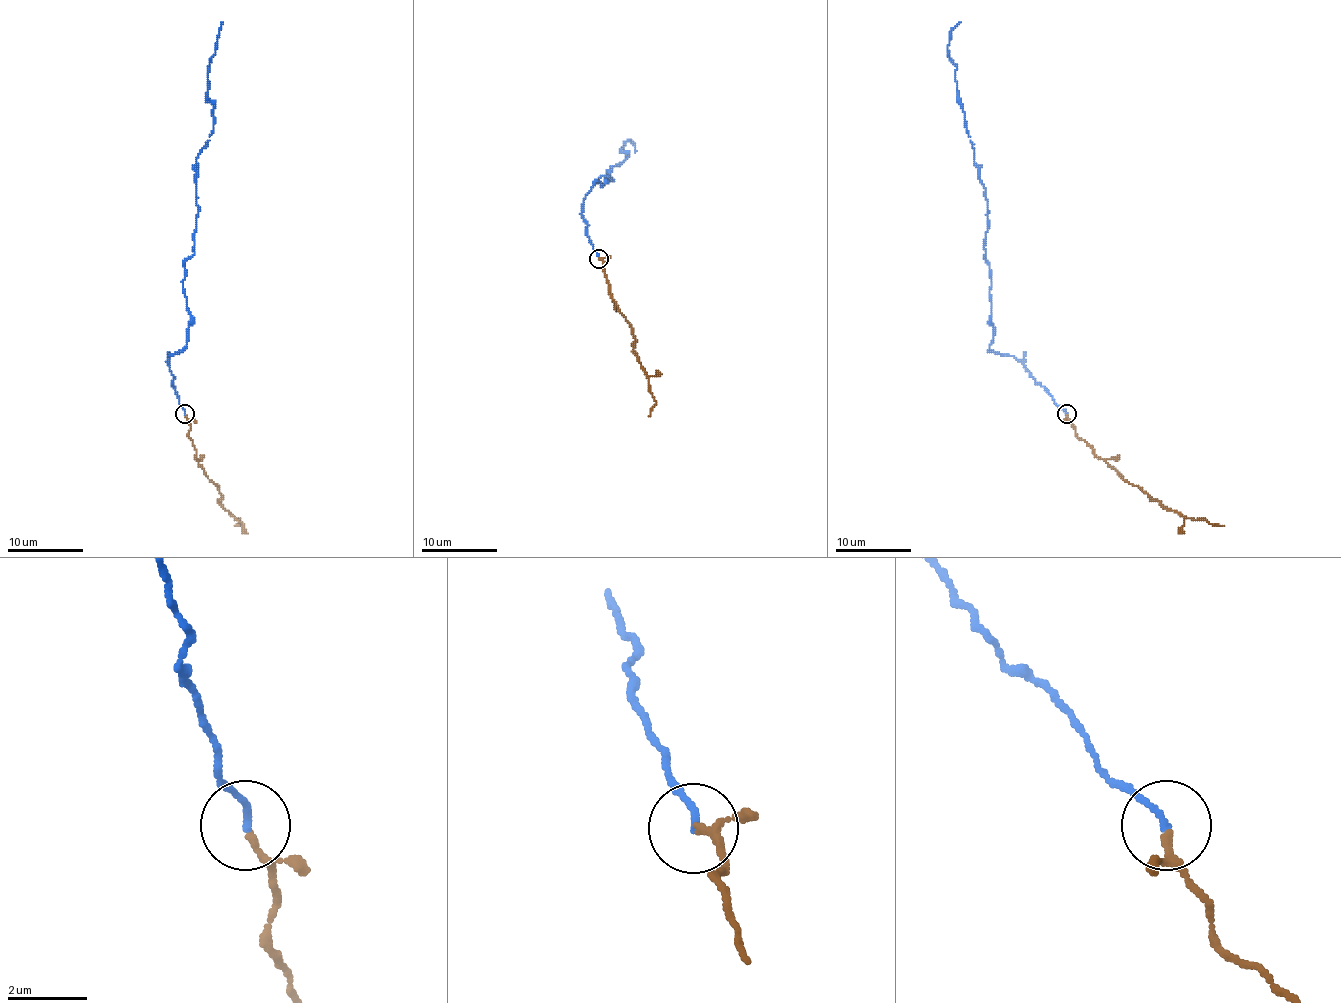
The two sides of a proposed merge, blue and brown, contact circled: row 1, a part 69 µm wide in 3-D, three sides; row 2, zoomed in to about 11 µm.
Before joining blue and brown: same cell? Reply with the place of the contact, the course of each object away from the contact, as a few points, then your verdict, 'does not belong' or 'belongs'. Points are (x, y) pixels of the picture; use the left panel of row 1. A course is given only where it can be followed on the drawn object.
place (184, 413); course blue (185, 413), (167, 359), (188, 339), (183, 279), (194, 253), (196, 157), (213, 129), (207, 66), (221, 22); course brown (185, 415), (190, 424), (188, 436), (196, 451), (196, 461), (221, 493), (219, 503), (242, 523), (234, 525); belongs

